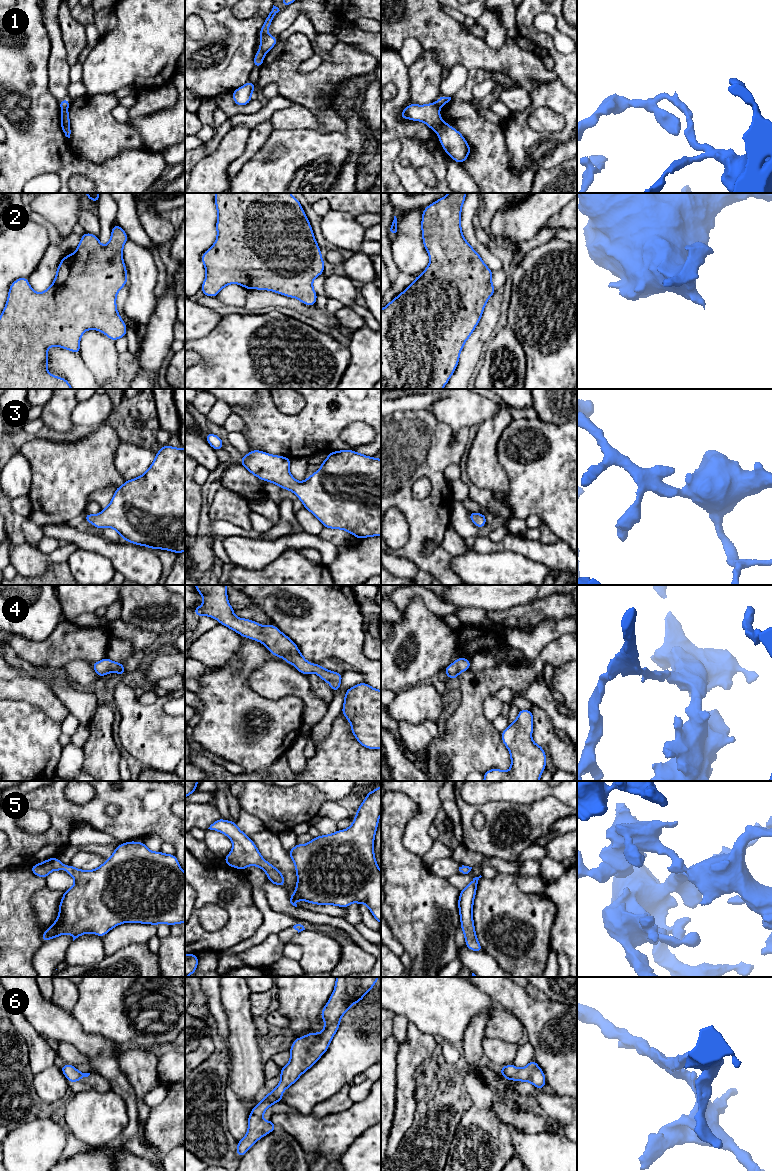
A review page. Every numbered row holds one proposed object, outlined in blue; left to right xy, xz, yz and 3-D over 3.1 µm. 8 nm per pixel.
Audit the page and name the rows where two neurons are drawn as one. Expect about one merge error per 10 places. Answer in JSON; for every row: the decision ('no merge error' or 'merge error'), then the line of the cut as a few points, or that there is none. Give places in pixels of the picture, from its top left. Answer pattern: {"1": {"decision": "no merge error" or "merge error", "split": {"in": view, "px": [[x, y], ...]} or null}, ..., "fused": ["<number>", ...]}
{"1": {"decision": "merge error", "split": {"in": "xy", "px": [[67, 107], [62, 109]]}}, "2": {"decision": "no merge error", "split": null}, "3": {"decision": "no merge error", "split": null}, "4": {"decision": "no merge error", "split": null}, "5": {"decision": "no merge error", "split": null}, "6": {"decision": "no merge error", "split": null}, "fused": ["1"]}

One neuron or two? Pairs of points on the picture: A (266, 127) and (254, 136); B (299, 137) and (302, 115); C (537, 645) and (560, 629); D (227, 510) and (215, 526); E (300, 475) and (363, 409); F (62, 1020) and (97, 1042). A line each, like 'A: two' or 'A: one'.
A: one
B: two
C: one
D: two
E: two
F: one

